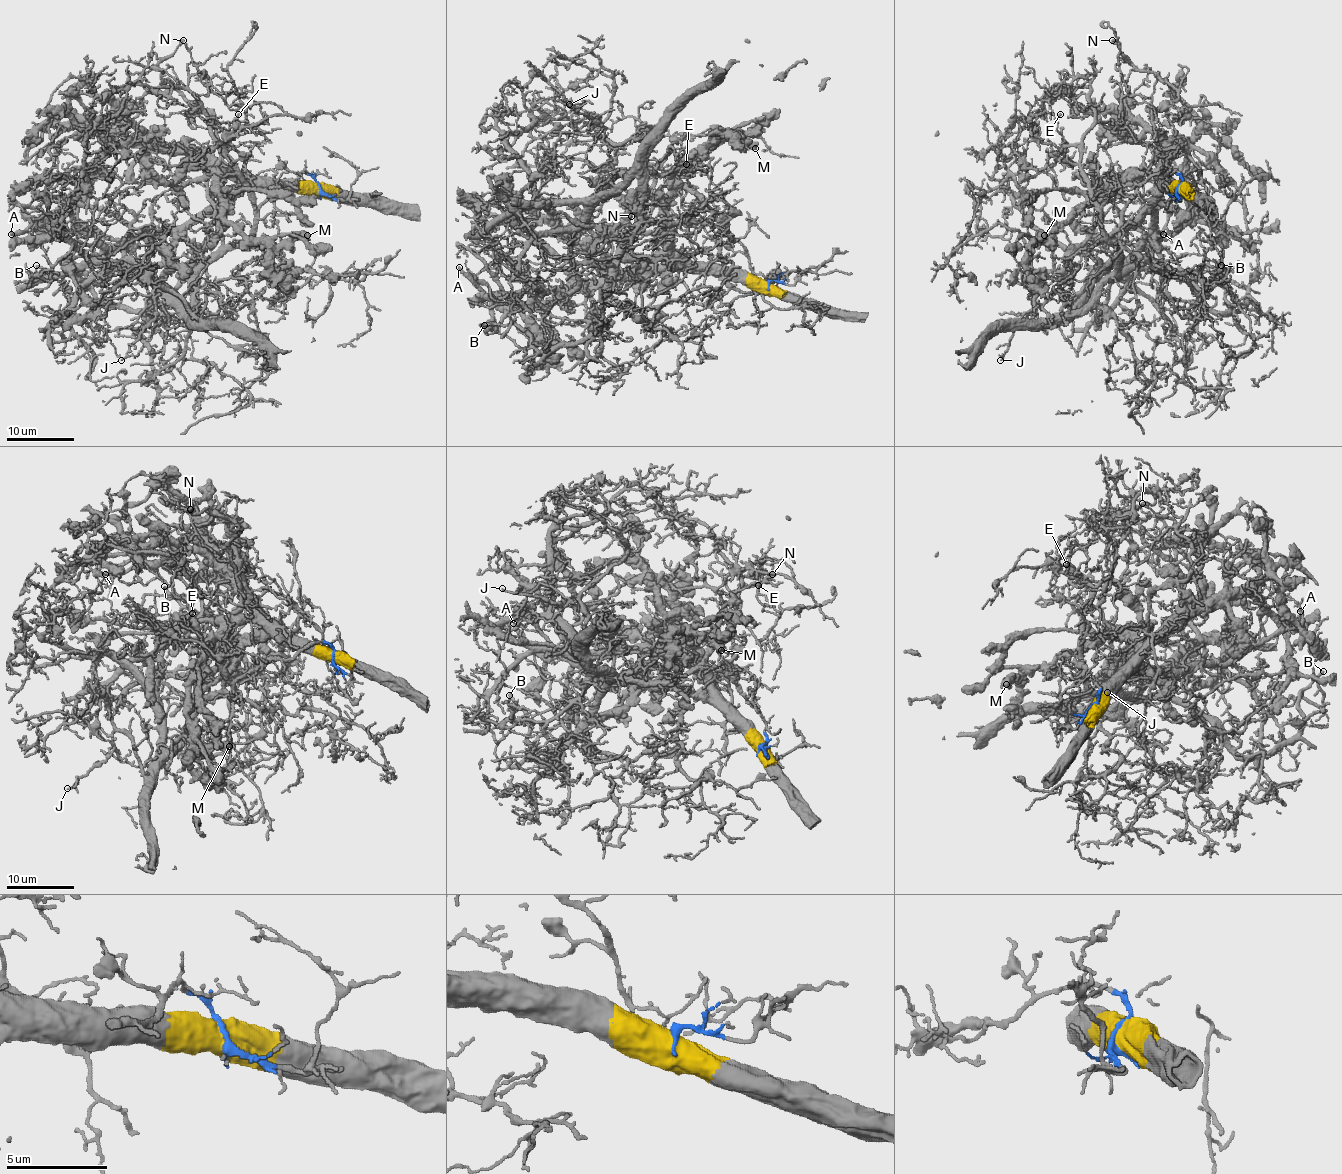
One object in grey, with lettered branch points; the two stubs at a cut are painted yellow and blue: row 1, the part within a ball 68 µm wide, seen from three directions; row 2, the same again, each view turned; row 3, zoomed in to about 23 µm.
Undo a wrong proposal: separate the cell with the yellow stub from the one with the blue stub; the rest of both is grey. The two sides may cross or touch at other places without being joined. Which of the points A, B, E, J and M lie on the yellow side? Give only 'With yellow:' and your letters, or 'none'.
With yellow: A, M

